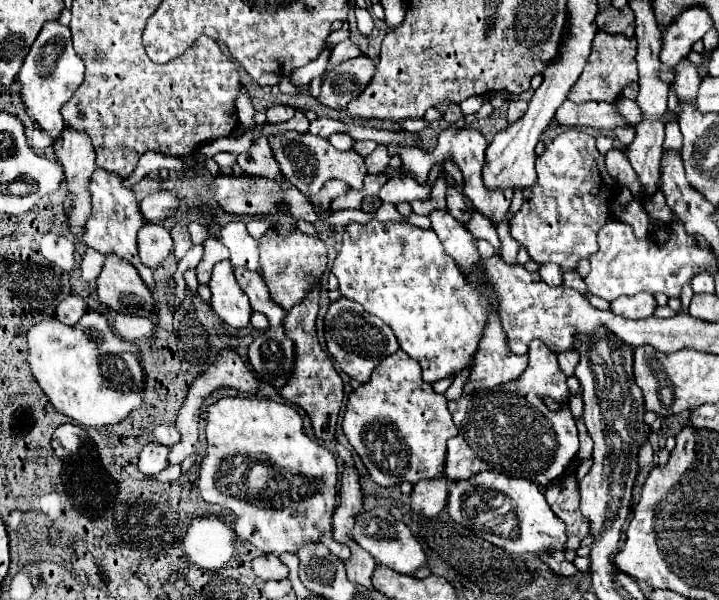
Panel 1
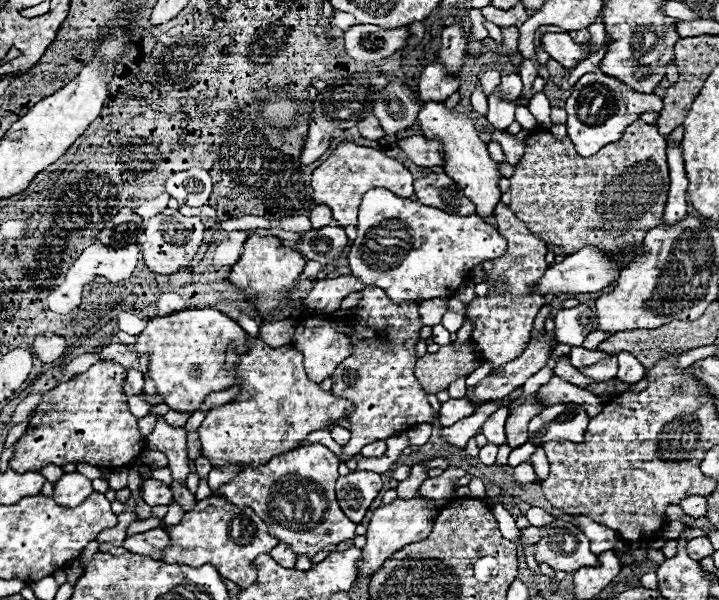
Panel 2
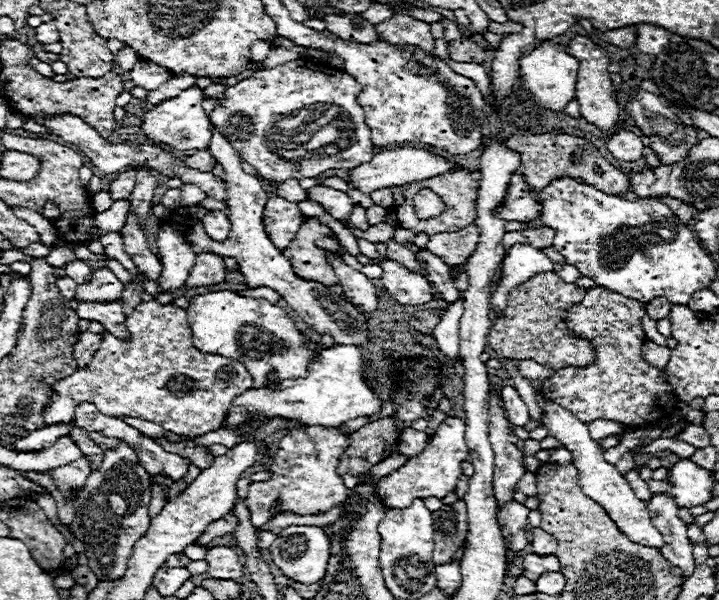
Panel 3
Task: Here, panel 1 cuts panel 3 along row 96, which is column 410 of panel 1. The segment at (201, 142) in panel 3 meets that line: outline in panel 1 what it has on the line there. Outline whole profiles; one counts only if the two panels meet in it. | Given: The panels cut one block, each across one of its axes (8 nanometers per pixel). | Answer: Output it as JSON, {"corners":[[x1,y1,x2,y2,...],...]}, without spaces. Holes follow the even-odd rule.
{"corners":[[396,176,390,178,382,190,380,190,380,200,382,202,414,202,414,200,430,200,430,184,420,184,412,176]]}

